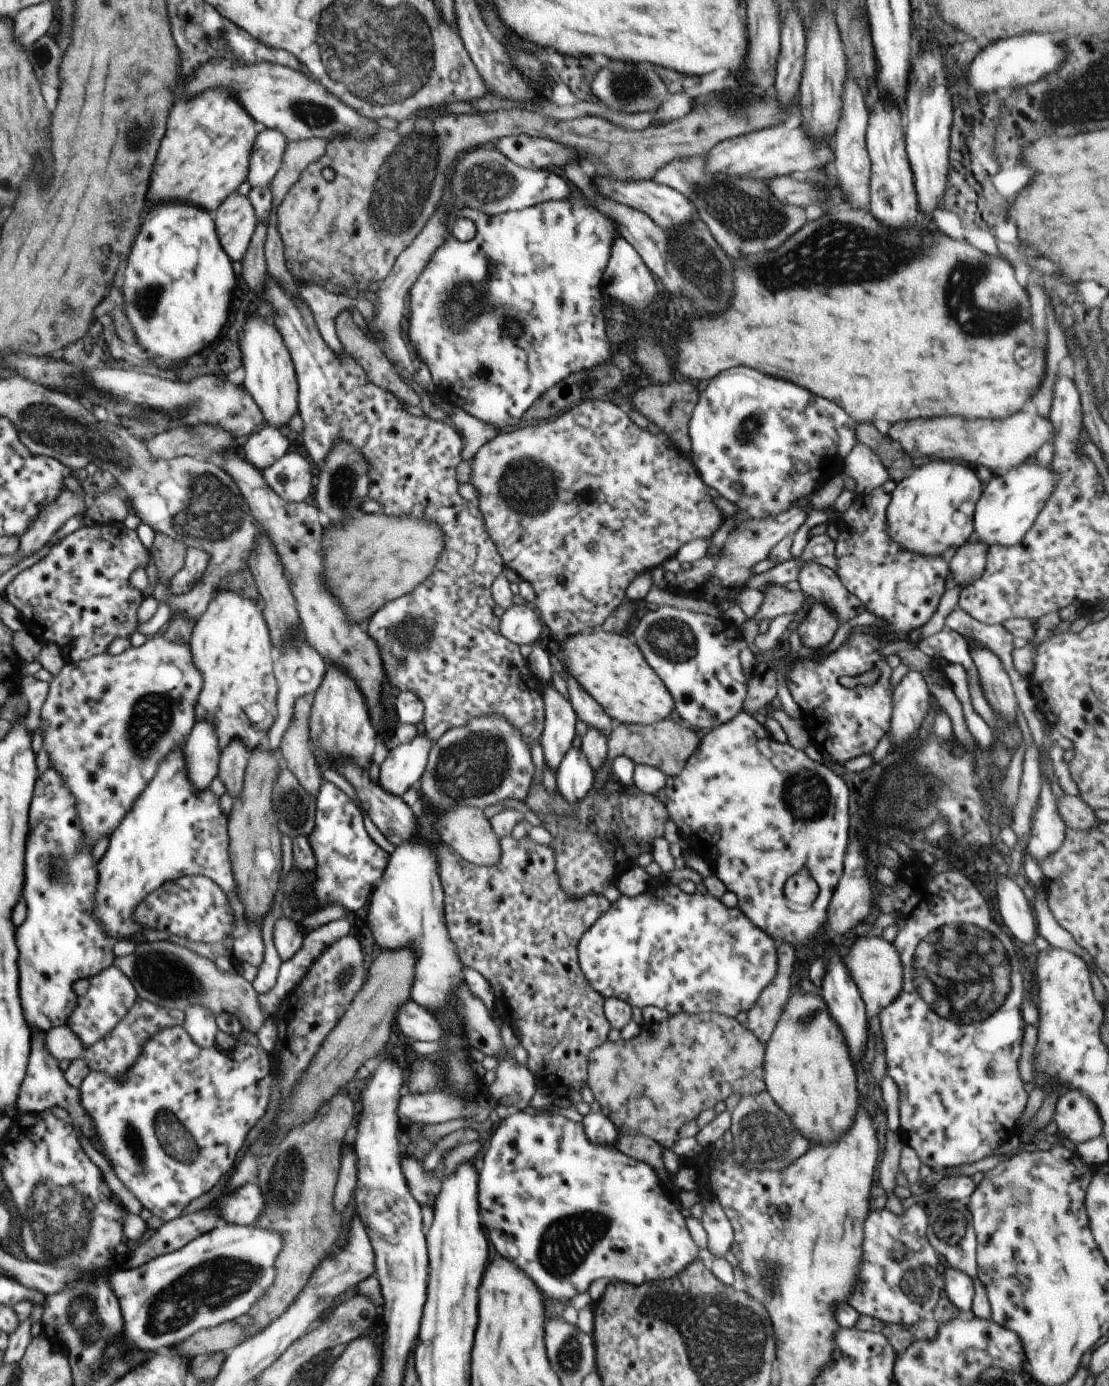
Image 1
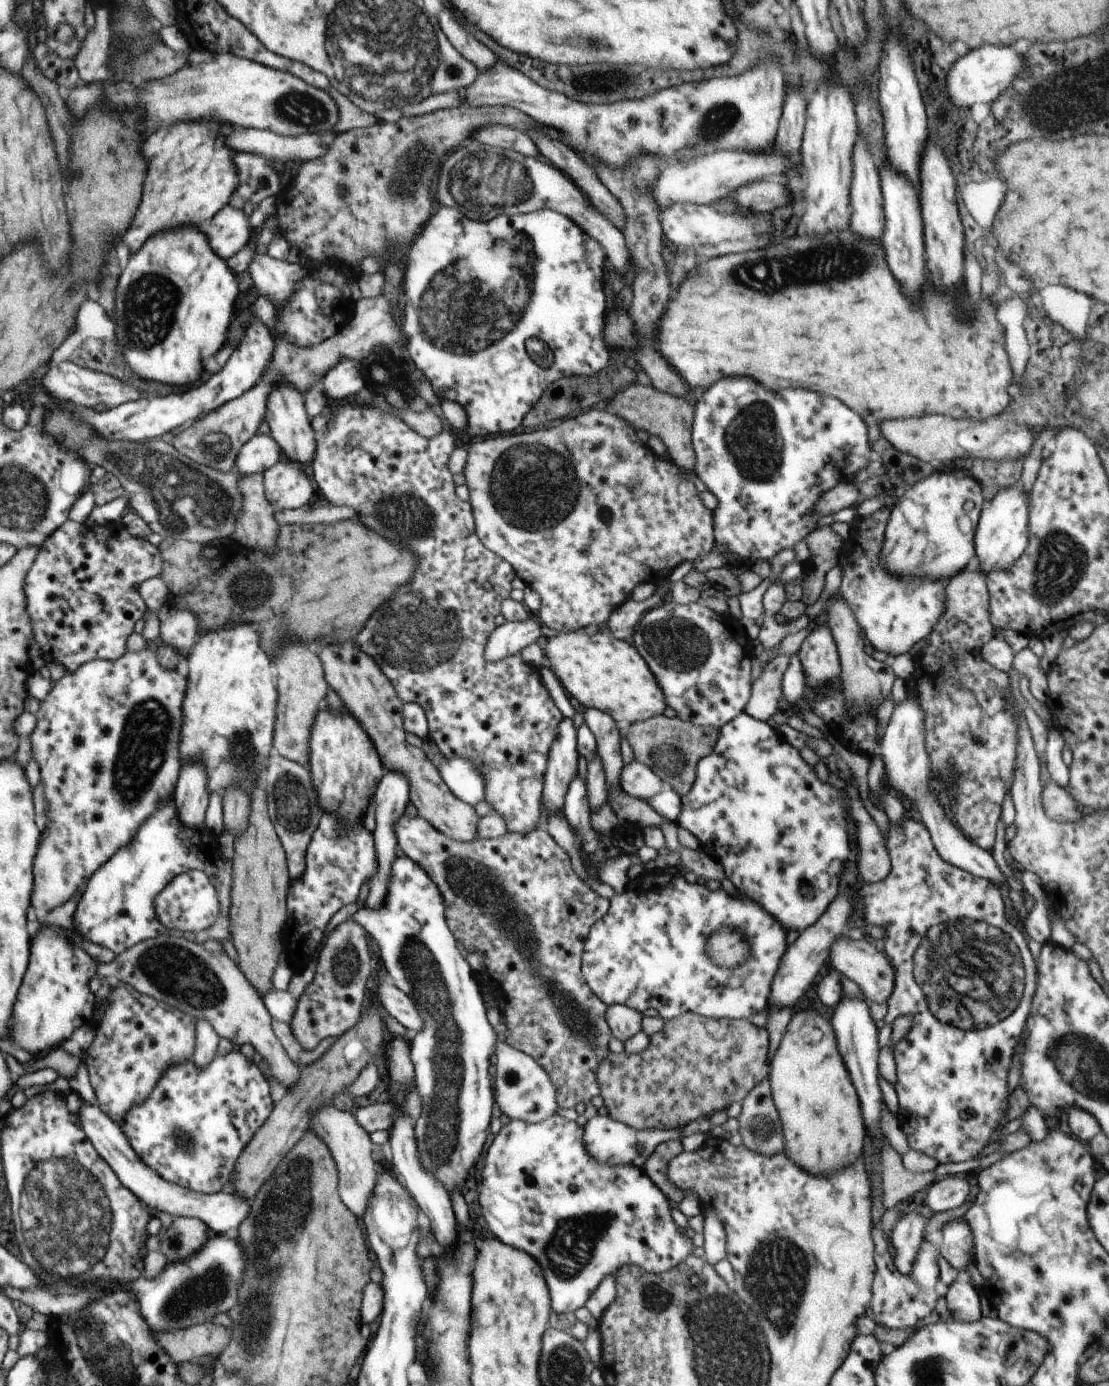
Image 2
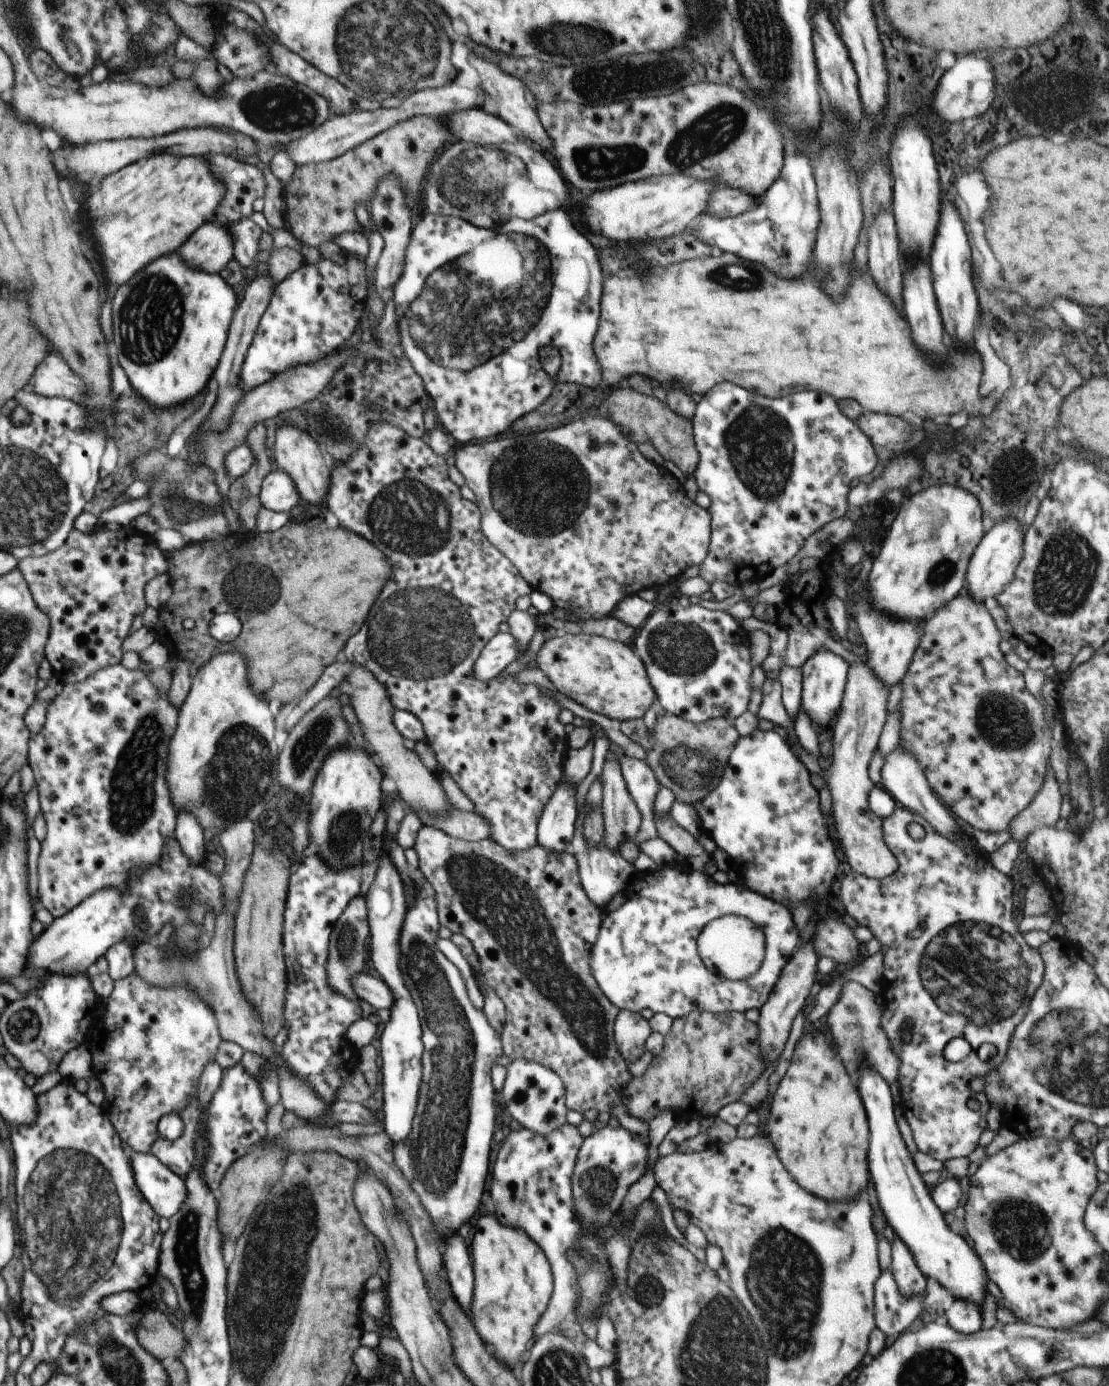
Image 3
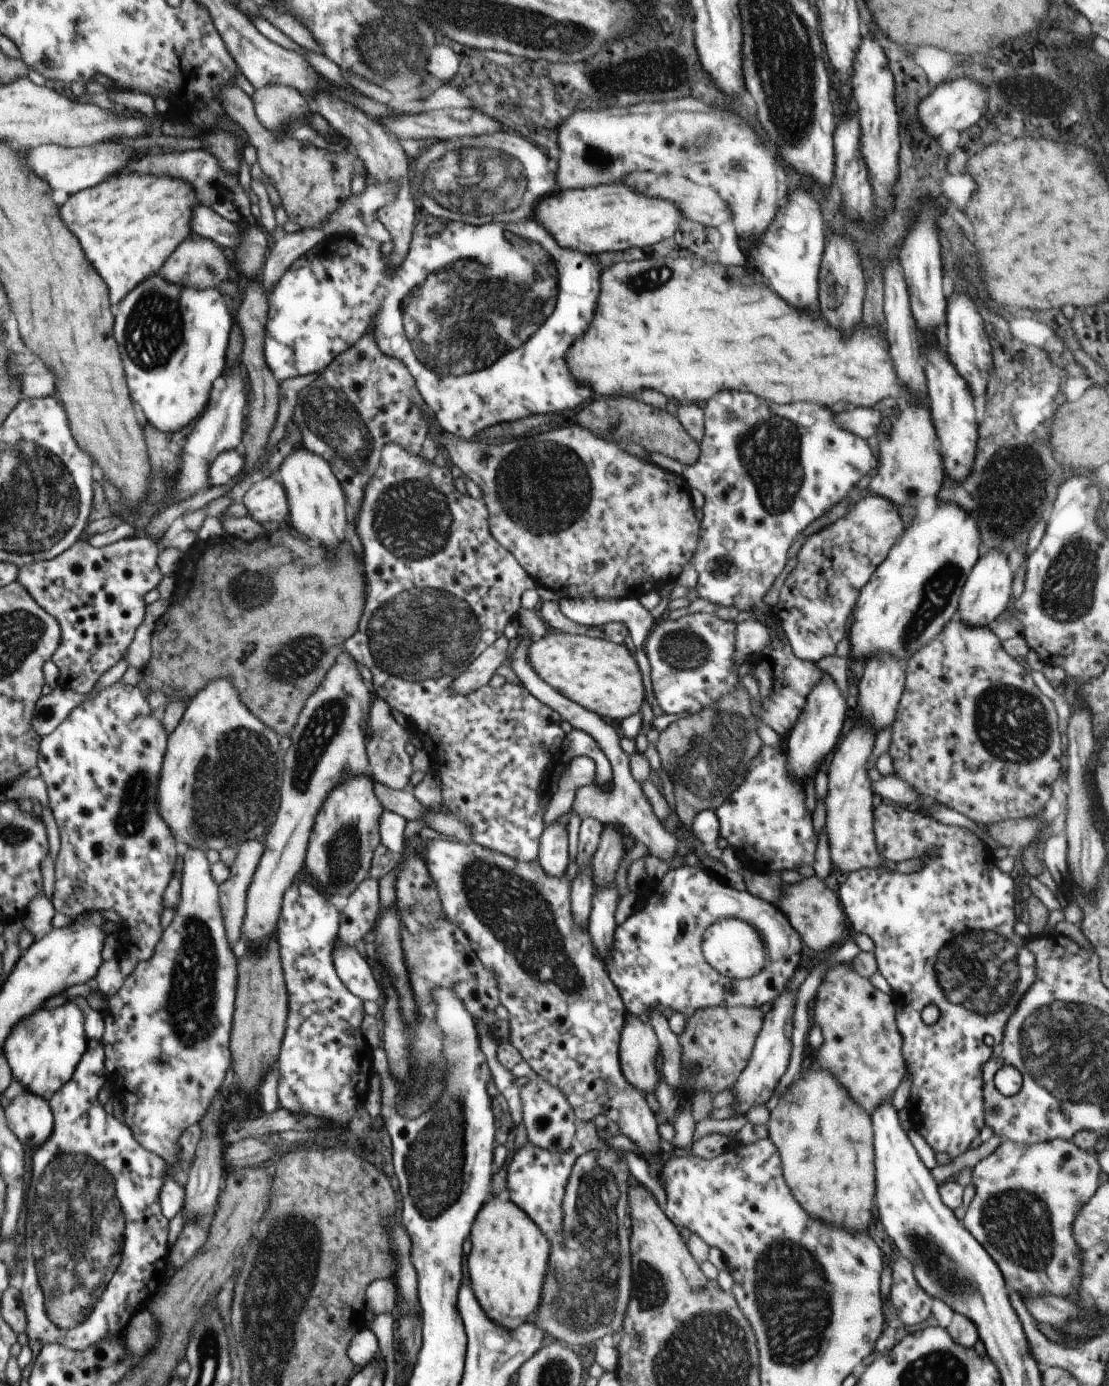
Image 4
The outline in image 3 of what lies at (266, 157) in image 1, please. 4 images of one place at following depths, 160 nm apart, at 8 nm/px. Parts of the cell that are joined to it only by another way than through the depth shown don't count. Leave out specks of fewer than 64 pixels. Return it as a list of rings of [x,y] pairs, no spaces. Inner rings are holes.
[[[208,154],[210,174],[226,186],[226,194],[218,204],[217,214],[229,223],[240,222],[253,214],[253,202],[264,198],[266,178],[261,166],[252,166],[226,154]]]

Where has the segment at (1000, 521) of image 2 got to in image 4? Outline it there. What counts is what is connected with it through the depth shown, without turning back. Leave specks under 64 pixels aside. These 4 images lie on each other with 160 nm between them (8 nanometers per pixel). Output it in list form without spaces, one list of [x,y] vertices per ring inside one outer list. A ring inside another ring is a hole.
[[[994,548],[983,549],[981,558],[967,576],[956,616],[967,627],[991,627],[996,622],[996,618],[1007,610],[1012,602],[1012,580],[1013,573],[1010,571],[1006,556],[996,552]]]

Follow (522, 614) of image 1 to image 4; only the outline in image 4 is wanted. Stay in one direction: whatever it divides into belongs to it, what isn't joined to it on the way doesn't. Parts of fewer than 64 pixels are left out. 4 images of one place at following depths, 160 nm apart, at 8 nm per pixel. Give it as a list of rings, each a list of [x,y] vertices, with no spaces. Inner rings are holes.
[[[498,637],[470,666],[458,675],[451,684],[451,691],[456,695],[467,695],[489,684],[496,669],[504,664],[508,652],[509,640]]]

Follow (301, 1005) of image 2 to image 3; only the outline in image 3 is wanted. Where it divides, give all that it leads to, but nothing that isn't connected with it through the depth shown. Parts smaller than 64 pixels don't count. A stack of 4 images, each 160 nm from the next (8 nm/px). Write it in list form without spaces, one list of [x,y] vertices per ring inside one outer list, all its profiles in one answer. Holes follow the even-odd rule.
[[[356,896],[336,924],[334,924],[330,941],[328,942],[328,962],[326,962],[326,980],[330,984],[330,990],[346,996],[349,1000],[357,1000],[352,978],[362,972],[364,966],[364,956],[368,956],[368,936],[370,936],[369,922],[367,918],[367,908],[365,896]]]

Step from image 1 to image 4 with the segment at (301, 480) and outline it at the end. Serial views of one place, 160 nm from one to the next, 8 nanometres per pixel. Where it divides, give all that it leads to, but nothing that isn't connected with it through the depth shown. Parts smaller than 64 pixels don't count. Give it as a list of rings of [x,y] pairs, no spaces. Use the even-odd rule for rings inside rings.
[[[270,476],[254,483],[243,497],[249,516],[259,523],[274,521],[284,525],[289,504],[282,483]]]

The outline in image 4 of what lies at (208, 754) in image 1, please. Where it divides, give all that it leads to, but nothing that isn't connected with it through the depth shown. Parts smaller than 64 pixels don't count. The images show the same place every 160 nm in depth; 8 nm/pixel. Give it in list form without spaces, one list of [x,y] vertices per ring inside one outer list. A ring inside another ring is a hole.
[[[184,846],[180,848],[180,850],[182,852],[182,855],[184,856],[184,869],[182,874],[180,902],[176,907],[176,912],[173,917],[173,920],[170,925],[163,930],[161,939],[157,942],[157,945],[155,946],[155,952],[152,955],[152,958],[138,962],[138,964],[135,966],[135,969],[124,979],[120,990],[116,994],[113,994],[111,997],[107,998],[106,1008],[100,1011],[101,1016],[105,1021],[105,1034],[104,1037],[101,1038],[101,1043],[102,1046],[105,1048],[105,1058],[107,1060],[107,1068],[109,1069],[106,1075],[106,1080],[110,1083],[114,1096],[120,1099],[121,1102],[125,1105],[124,1124],[128,1125],[128,1128],[130,1128],[130,1130],[133,1132],[135,1140],[138,1141],[140,1145],[142,1145],[146,1150],[149,1150],[151,1153],[158,1154],[158,1156],[161,1156],[167,1162],[168,1165],[171,1165],[172,1167],[177,1169],[179,1169],[181,1166],[181,1162],[178,1160],[178,1158],[181,1151],[179,1140],[182,1136],[182,1133],[186,1129],[189,1129],[192,1125],[198,1125],[203,1116],[209,1111],[209,1108],[211,1107],[211,1104],[213,1103],[215,1097],[219,1094],[219,1091],[222,1092],[222,1081],[224,1080],[224,1076],[226,1076],[228,1068],[231,1068],[231,1050],[229,1047],[229,1040],[231,1037],[231,1028],[233,1027],[233,1012],[235,1011],[235,1000],[238,980],[238,958],[236,957],[236,955],[234,955],[234,951],[232,951],[231,949],[231,944],[227,939],[227,930],[225,927],[221,902],[219,899],[219,885],[214,881],[212,875],[210,875],[210,865],[208,864],[208,859],[206,859],[206,853],[202,852],[200,849],[192,849],[188,846]]]

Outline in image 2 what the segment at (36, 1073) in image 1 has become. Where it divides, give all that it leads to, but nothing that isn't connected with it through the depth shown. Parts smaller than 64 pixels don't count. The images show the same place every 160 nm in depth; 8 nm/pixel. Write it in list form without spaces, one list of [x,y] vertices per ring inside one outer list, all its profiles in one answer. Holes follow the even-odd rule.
[[[82,1100],[78,1114],[84,1132],[98,1154],[111,1166],[120,1182],[151,1211],[156,1210],[156,1212],[178,1217],[196,1217],[205,1222],[213,1234],[220,1234],[230,1228],[239,1228],[241,1222],[248,1216],[251,1202],[242,1199],[241,1195],[237,1195],[232,1189],[228,1188],[220,1193],[207,1195],[165,1181],[150,1166],[140,1160],[118,1124],[108,1118],[99,1106],[86,1106]]]

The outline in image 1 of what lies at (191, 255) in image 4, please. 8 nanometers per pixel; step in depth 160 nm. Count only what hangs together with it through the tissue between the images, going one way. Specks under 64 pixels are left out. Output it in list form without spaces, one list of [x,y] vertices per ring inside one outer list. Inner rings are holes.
[[[237,192],[230,194],[215,210],[213,219],[224,252],[232,262],[241,262],[258,222],[250,199]]]

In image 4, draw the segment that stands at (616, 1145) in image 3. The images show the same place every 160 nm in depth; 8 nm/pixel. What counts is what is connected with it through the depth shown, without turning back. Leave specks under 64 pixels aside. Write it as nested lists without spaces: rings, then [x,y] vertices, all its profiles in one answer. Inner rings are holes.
[[[612,1150],[588,1151],[575,1160],[563,1198],[563,1225],[550,1240],[552,1252],[549,1253],[543,1278],[542,1302],[532,1318],[532,1322],[545,1332],[547,1339],[562,1341],[578,1350],[594,1344],[606,1334],[613,1336],[622,1330],[633,1285],[629,1241],[631,1219],[628,1216],[628,1189],[632,1183],[628,1166]]]

